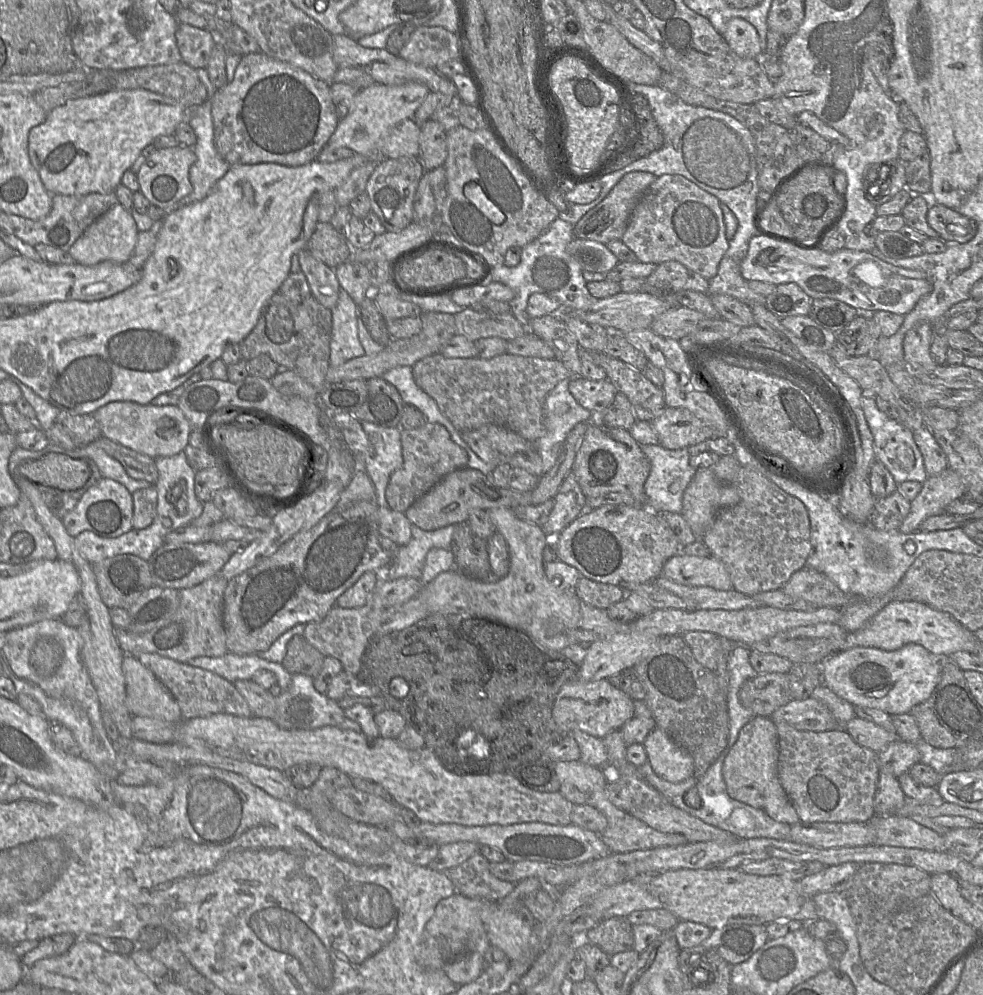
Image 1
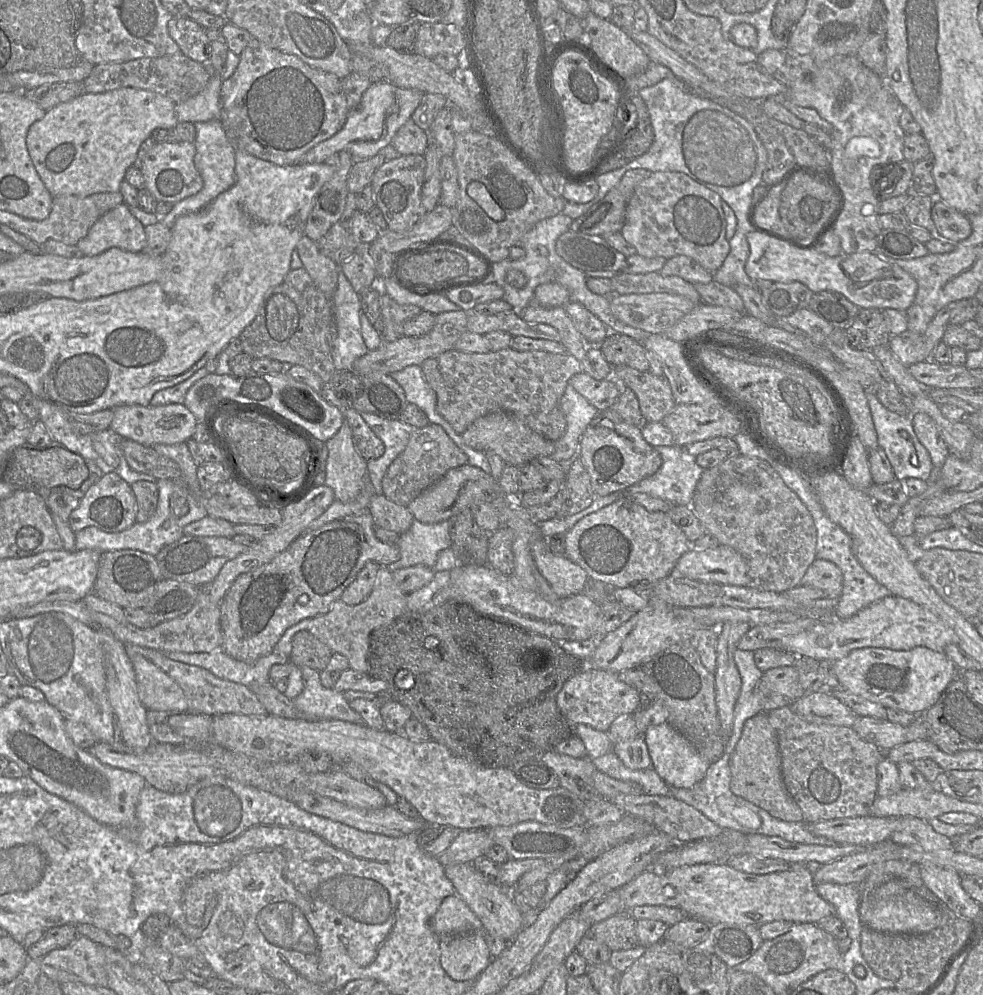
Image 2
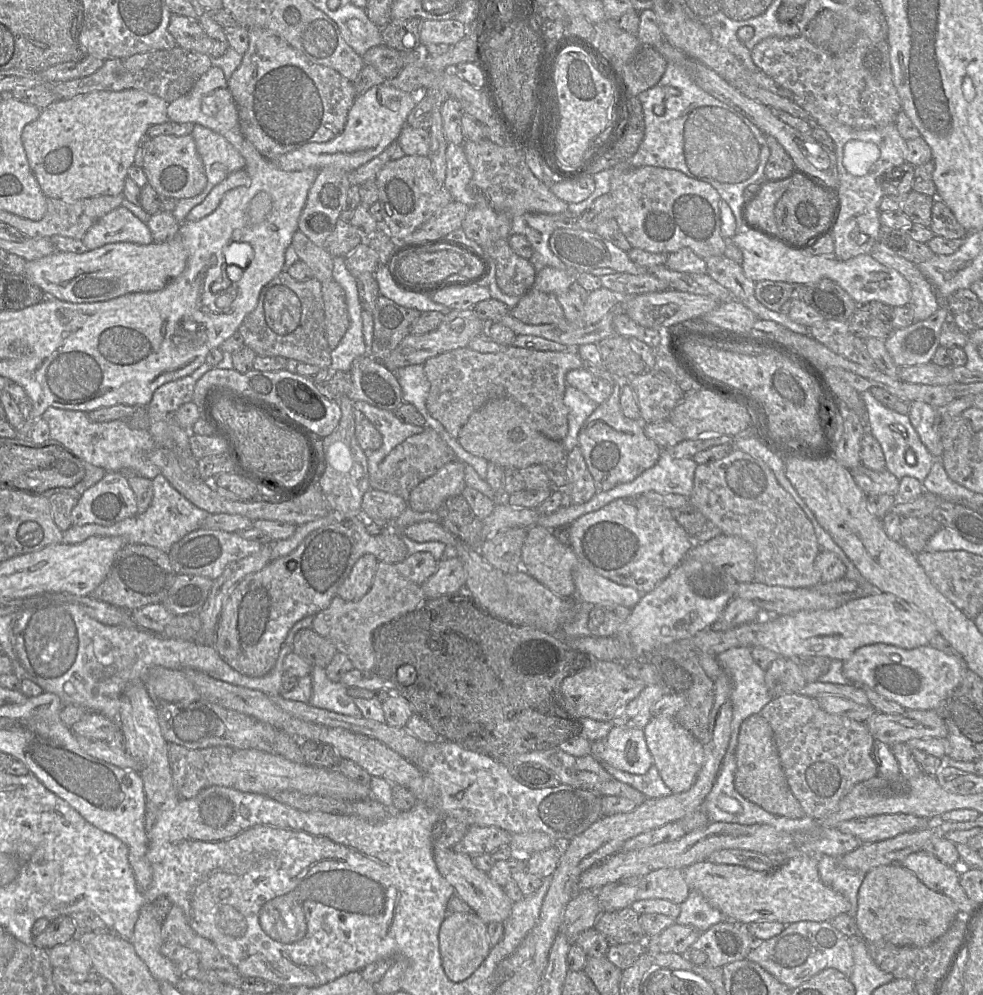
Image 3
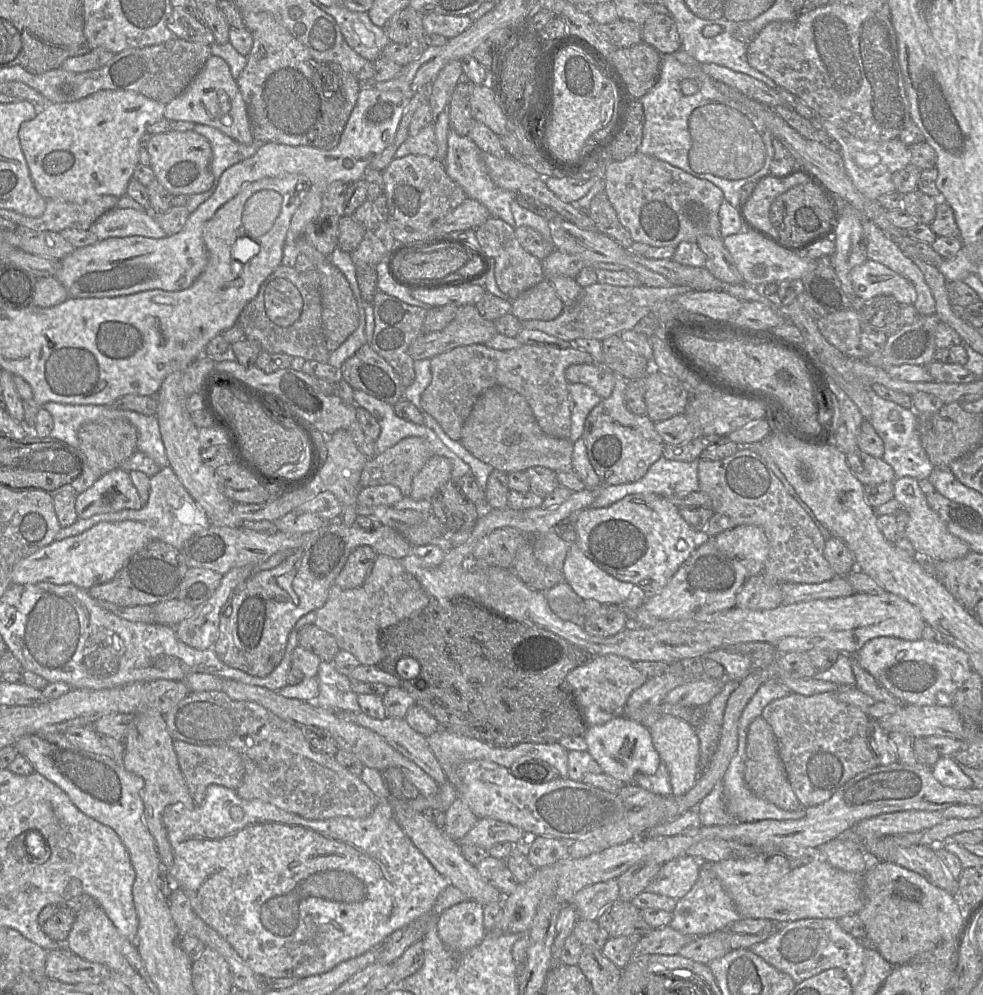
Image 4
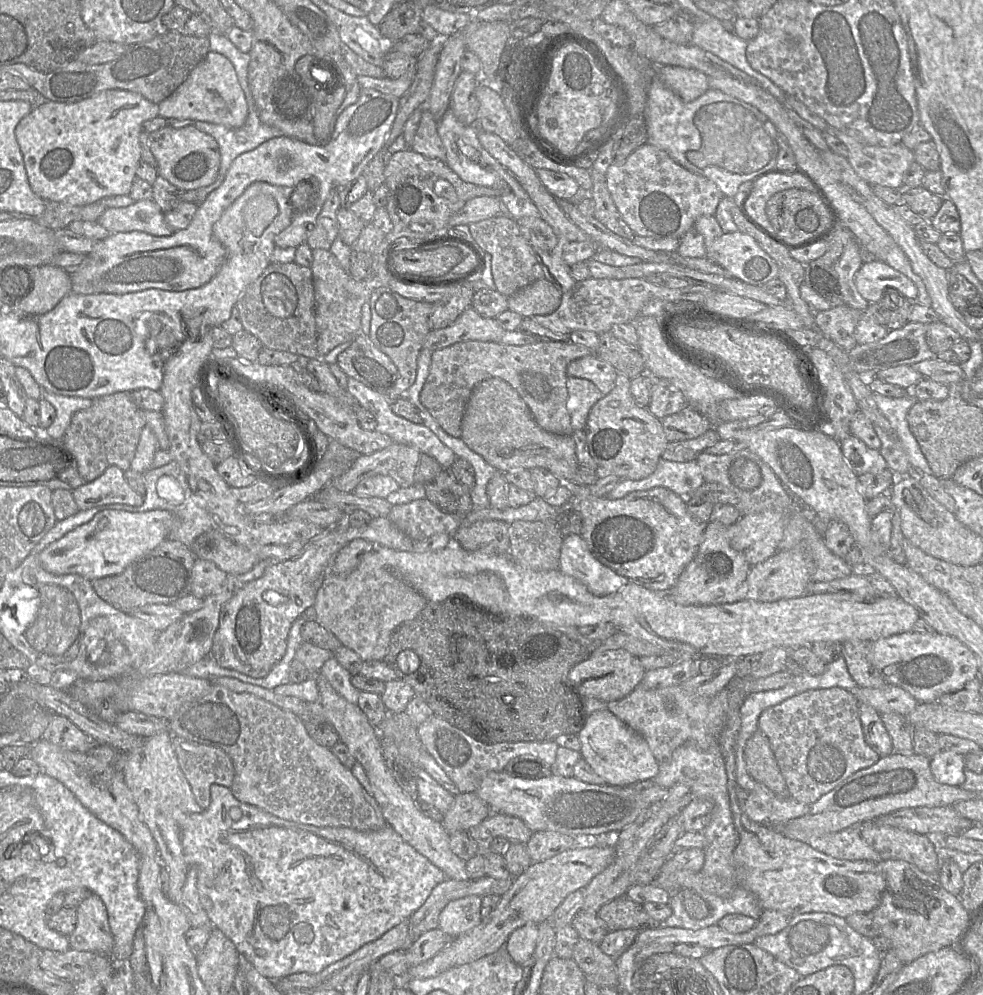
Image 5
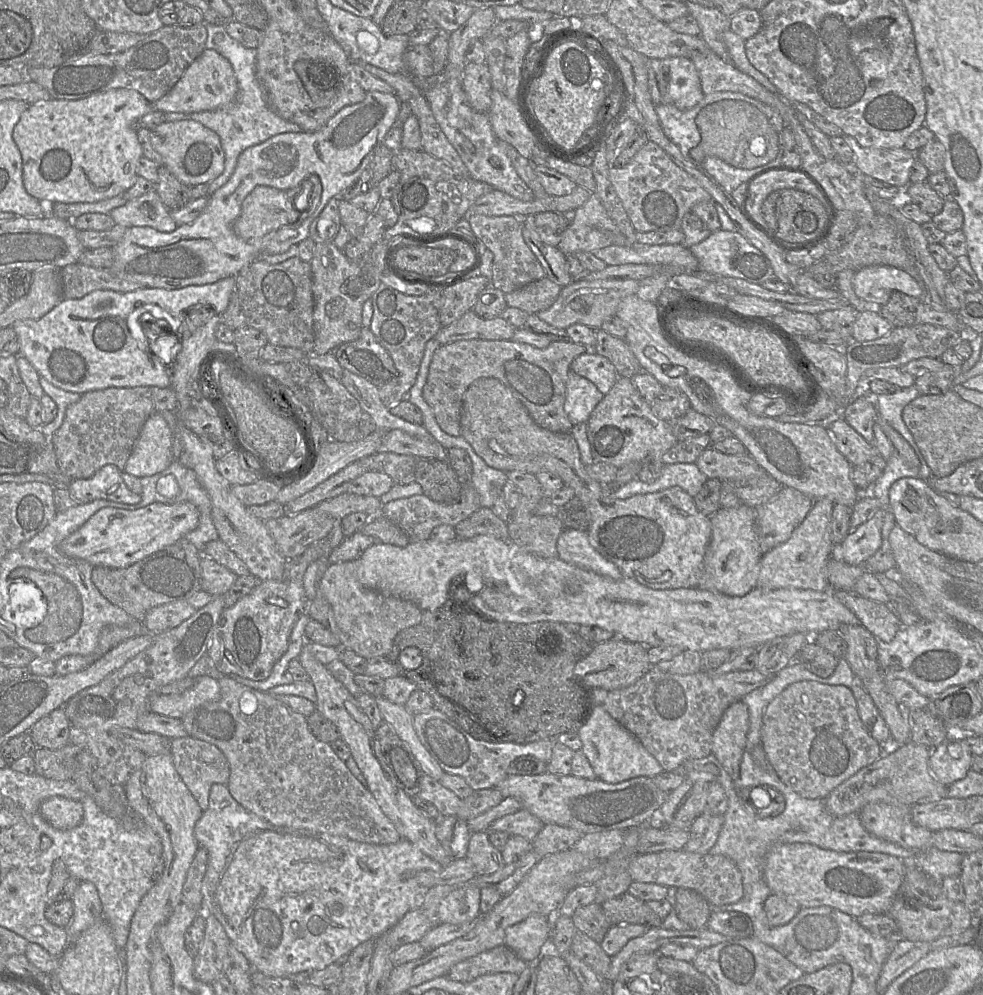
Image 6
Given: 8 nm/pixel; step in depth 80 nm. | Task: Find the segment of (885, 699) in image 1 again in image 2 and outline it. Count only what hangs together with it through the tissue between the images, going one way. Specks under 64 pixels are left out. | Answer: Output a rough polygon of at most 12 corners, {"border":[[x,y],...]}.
{"border":[[867,647],[838,687],[919,715],[960,671],[944,652]]}

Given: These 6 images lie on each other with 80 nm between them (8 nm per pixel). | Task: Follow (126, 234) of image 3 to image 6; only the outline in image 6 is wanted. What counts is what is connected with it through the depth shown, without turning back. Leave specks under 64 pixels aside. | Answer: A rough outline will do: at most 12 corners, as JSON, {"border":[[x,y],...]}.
{"border":[[155,188],[113,209],[115,224],[170,233],[178,226]]}

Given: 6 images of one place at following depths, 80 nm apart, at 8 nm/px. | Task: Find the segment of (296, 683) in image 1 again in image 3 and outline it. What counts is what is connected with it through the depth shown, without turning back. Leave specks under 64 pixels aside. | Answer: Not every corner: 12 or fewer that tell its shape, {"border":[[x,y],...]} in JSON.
{"border":[[313,666],[309,704],[360,718],[362,713],[340,682]]}

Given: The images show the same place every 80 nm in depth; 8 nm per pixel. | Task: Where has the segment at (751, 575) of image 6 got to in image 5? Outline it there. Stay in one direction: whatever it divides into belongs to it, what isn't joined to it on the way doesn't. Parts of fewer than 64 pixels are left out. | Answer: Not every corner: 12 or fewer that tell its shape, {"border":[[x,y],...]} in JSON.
{"border":[[709,521],[694,559],[669,591],[703,606],[746,599],[752,566]]}

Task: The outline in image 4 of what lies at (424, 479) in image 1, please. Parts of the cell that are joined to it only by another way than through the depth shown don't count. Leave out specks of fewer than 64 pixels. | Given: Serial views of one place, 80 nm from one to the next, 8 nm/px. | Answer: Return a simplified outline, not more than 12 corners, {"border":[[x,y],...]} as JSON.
{"border":[[405,438],[368,459],[361,488],[390,484],[409,496],[433,455]]}

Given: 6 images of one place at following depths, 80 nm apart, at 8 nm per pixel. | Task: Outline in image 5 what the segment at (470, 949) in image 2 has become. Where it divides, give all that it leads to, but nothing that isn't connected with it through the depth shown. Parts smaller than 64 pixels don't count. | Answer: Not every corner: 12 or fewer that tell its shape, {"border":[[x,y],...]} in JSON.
{"border":[[482,897],[449,902],[439,929],[457,938],[481,923]]}

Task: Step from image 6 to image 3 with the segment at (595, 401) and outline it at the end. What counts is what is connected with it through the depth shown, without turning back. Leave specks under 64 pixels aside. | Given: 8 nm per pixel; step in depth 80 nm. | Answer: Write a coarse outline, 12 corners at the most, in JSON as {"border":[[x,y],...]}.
{"border":[[566,386],[569,428],[562,444],[569,453],[578,445],[583,424],[599,405]]}

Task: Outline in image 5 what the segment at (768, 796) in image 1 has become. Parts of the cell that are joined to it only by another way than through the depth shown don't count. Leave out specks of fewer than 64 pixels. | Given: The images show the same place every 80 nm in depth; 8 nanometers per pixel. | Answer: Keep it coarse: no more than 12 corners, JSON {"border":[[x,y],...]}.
{"border":[[759,728],[746,742],[753,779],[791,797],[769,739]]}

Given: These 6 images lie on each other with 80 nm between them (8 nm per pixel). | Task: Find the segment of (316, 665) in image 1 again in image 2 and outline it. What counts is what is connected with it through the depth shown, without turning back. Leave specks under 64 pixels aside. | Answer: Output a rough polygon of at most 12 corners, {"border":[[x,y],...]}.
{"border":[[309,631],[292,641],[289,661],[320,673],[333,652]]}

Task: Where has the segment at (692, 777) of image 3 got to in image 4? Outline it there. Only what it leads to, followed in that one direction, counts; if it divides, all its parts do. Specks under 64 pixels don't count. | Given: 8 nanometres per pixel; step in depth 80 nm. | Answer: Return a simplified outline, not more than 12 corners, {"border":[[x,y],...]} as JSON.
{"border":[[663,715],[649,728],[669,771],[670,797],[683,796],[701,772],[696,729]]}

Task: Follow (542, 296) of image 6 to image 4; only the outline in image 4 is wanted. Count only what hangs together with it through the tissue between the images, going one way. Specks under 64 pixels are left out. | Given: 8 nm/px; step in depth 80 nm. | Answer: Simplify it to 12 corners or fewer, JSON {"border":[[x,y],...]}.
{"border":[[543,279],[512,300],[520,321],[550,321],[564,304]]}

